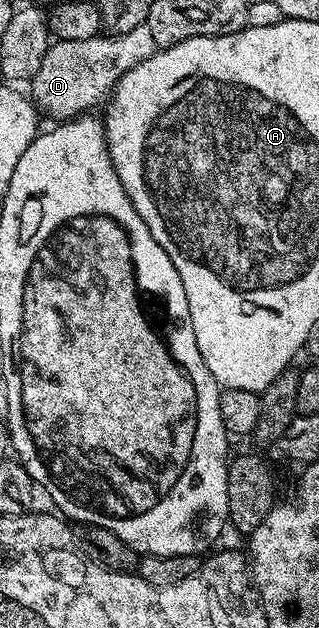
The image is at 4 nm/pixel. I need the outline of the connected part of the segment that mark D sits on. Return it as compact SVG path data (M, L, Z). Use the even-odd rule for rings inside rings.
M145 25L136 29L128 29L128 33L111 35L99 33L88 37L88 41L51 42L44 53L44 61L40 61L40 69L29 80L29 98L43 116L53 121L73 119L89 112L98 102L109 96L114 87L140 61L148 61L155 51L159 50L156 40L152 38L152 29Z

